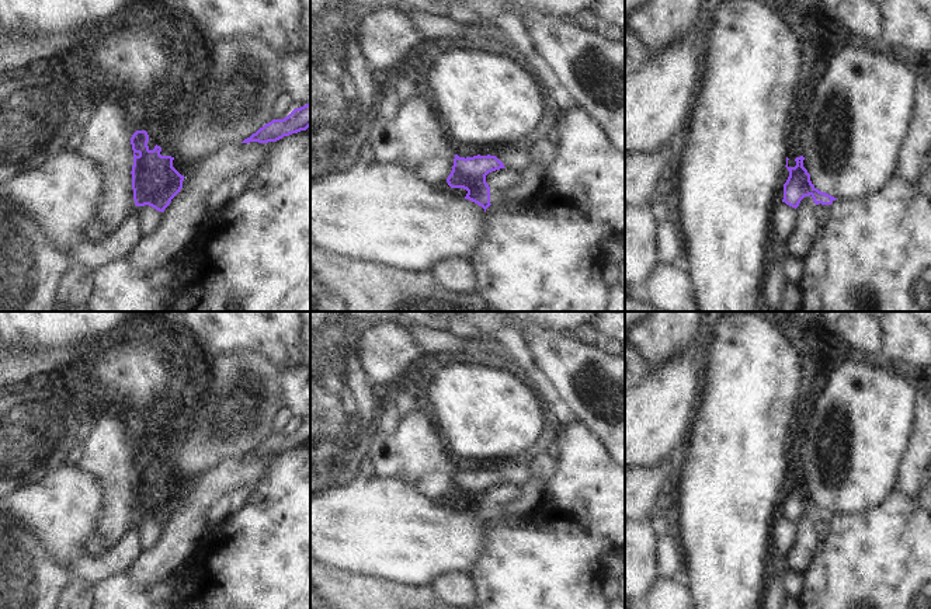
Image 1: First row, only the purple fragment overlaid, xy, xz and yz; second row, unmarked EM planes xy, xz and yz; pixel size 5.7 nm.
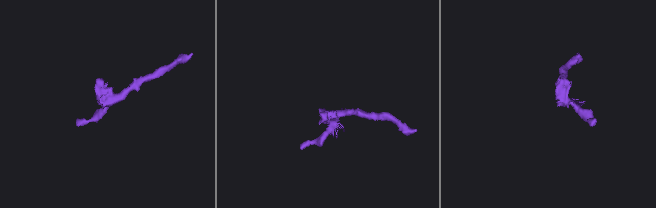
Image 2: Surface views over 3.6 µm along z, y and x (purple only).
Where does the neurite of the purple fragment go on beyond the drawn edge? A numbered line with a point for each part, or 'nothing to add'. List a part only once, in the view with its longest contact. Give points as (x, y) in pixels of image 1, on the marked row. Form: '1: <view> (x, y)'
nothing to add

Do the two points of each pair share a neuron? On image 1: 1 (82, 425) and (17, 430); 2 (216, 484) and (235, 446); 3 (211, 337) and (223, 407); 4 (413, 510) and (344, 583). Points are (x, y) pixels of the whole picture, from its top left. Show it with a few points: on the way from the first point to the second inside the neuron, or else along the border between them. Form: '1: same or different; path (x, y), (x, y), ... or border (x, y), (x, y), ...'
1: same; path (66, 425), (48, 425), (32, 430)
2: different; border (240, 456), (223, 459), (201, 474)
3: different; border (246, 348), (226, 350), (207, 357)
4: different; border (325, 563), (386, 580)

